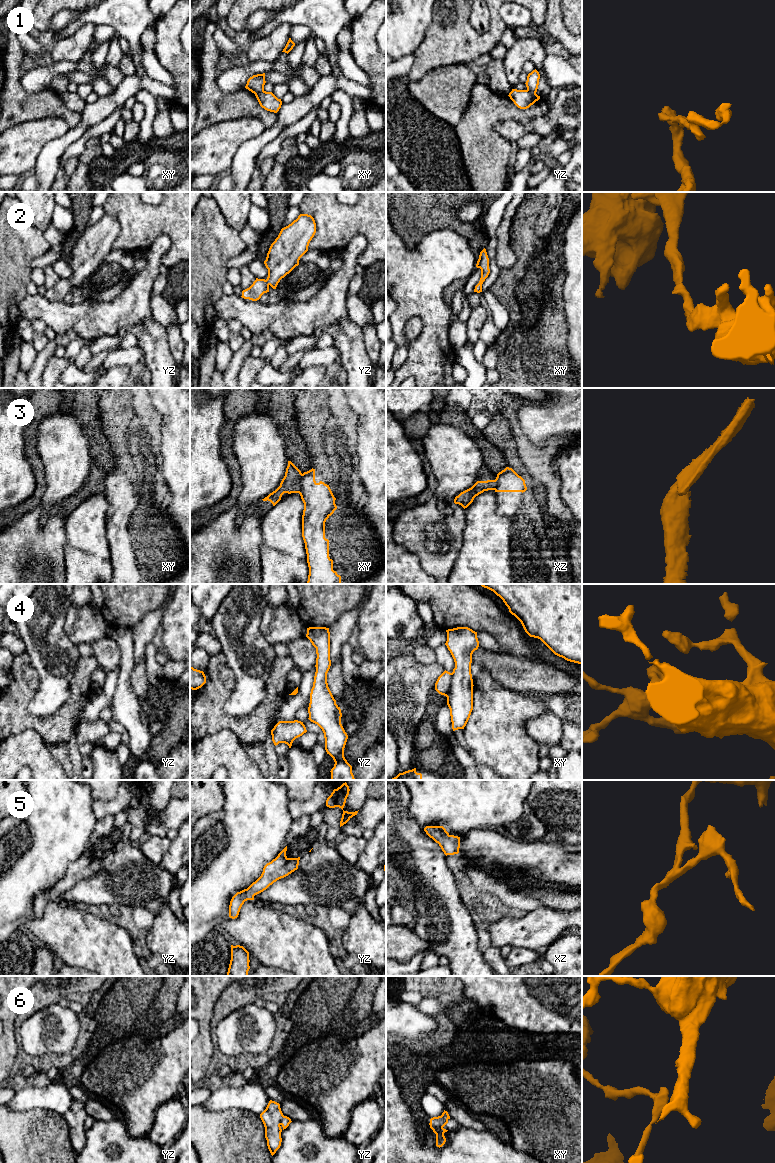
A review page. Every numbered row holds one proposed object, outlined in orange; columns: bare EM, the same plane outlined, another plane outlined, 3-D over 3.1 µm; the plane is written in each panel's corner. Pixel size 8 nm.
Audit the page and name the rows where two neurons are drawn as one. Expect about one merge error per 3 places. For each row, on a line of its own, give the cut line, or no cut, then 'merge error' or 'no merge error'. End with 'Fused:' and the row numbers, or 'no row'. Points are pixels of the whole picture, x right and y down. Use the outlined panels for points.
1: cut yz (526, 90), (535, 93); merge error
2: cut none; no merge error
3: cut xy (302, 474), (299, 493); merge error
4: cut none; no merge error
5: cut none; no merge error
6: cut xy (442, 1126), (432, 1129); merge error
Fused: 1, 3, 6

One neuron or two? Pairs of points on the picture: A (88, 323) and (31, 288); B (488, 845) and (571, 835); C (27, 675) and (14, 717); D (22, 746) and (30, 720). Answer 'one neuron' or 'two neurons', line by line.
A: two neurons
B: two neurons
C: one neuron
D: two neurons

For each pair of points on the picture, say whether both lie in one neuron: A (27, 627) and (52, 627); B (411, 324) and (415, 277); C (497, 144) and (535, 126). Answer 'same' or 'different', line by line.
A: same
B: different
C: different

